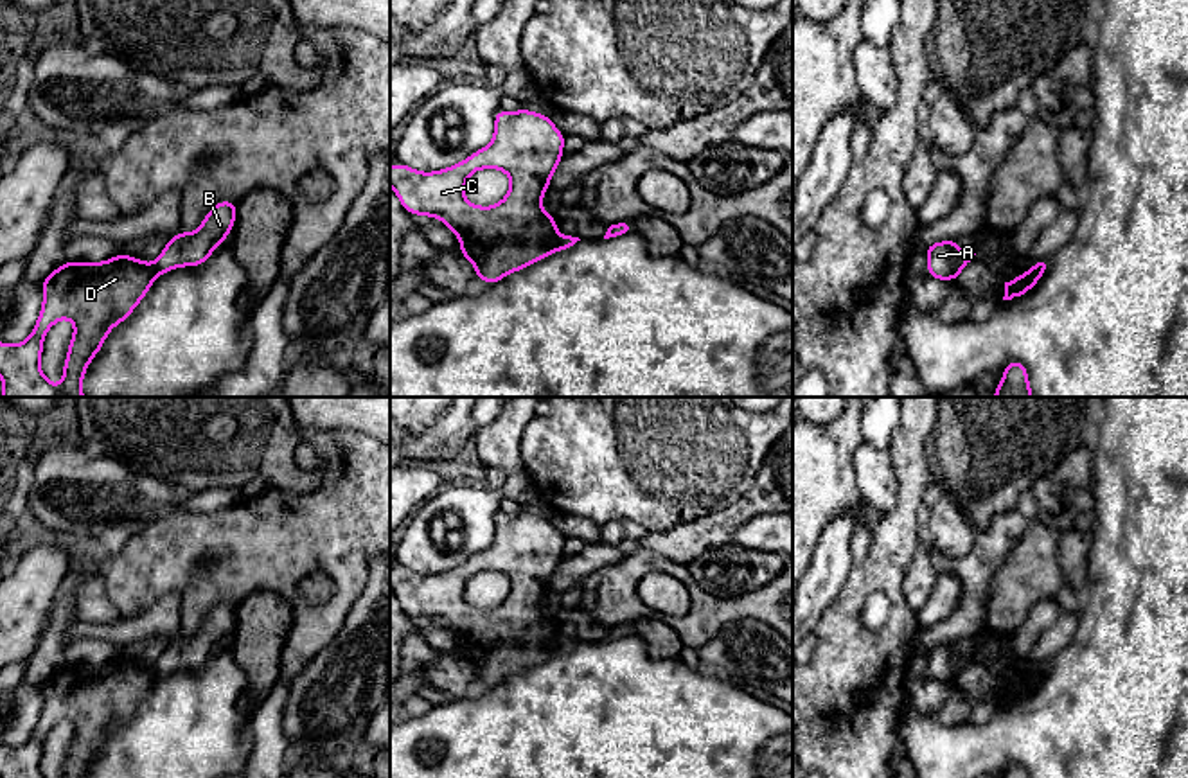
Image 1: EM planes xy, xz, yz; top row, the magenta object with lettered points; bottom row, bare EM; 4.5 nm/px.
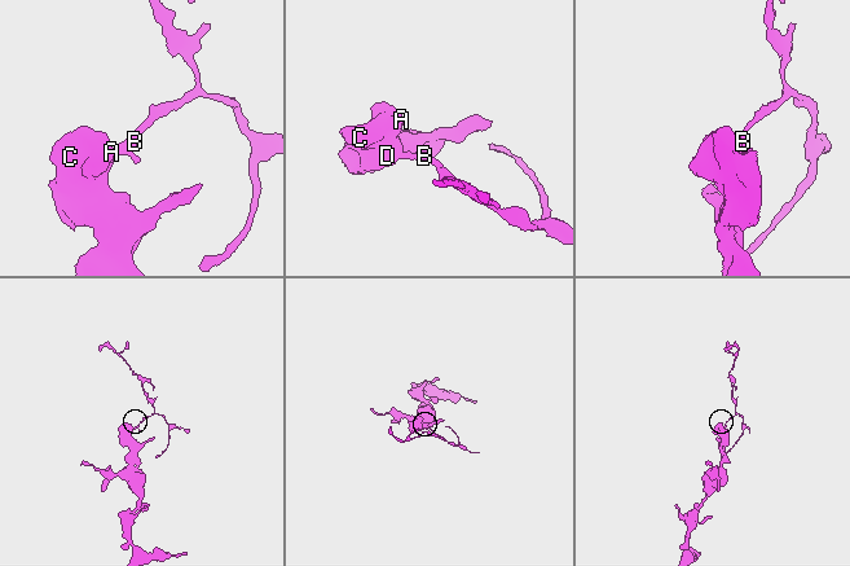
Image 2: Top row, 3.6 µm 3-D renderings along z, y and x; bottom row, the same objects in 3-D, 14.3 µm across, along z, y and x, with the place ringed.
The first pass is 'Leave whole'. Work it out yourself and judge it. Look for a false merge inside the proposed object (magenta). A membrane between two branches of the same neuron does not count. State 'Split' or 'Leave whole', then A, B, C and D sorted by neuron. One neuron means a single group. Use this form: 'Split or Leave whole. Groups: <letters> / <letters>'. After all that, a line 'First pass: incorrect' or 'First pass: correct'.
Split. Groups: A C D / B
First pass: incorrect

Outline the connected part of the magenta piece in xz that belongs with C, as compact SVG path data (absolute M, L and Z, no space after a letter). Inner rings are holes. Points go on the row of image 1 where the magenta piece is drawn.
M523 106L516 113L498 110L494 124L491 144L453 167L435 172L421 172L404 164L390 167L390 185L404 210L412 216L442 219L444 226L458 235L460 255L473 262L474 277L489 286L555 252L559 239L555 217L543 210L541 199L563 158L566 140L550 115L534 113ZM478 169L500 169L510 176L510 190L494 207L476 207L464 198L467 178Z

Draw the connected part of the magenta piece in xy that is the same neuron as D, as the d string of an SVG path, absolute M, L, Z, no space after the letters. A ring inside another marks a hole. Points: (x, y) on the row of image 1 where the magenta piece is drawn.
M124 252L104 262L63 262L43 282L43 305L31 336L18 345L0 343L0 379L4 385L2 397L86 397L81 392L81 381L88 363L104 345L108 332L120 322L128 320L131 311L147 295L156 278L153 264L133 259ZM68 318L74 322L74 336L68 345L63 381L54 386L41 372L40 359L47 331Z

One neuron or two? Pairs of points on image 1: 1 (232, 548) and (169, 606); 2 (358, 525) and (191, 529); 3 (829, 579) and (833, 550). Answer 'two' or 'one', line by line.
1: two
2: one
3: one

